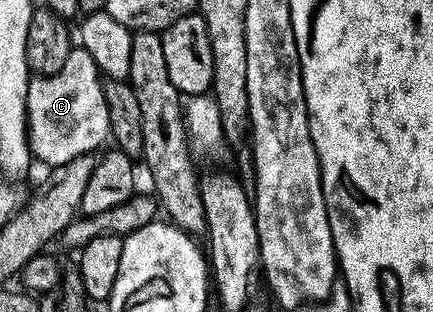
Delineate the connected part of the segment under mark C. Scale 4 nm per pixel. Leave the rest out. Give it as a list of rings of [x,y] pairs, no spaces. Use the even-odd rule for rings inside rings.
[[[81,48],[71,49],[68,60],[64,60],[64,68],[60,72],[45,76],[31,77],[26,92],[26,135],[30,141],[30,153],[46,165],[53,168],[60,164],[68,164],[68,160],[76,160],[81,154],[95,153],[102,141],[110,138],[108,124],[108,104],[104,100],[103,75],[92,56]]]

